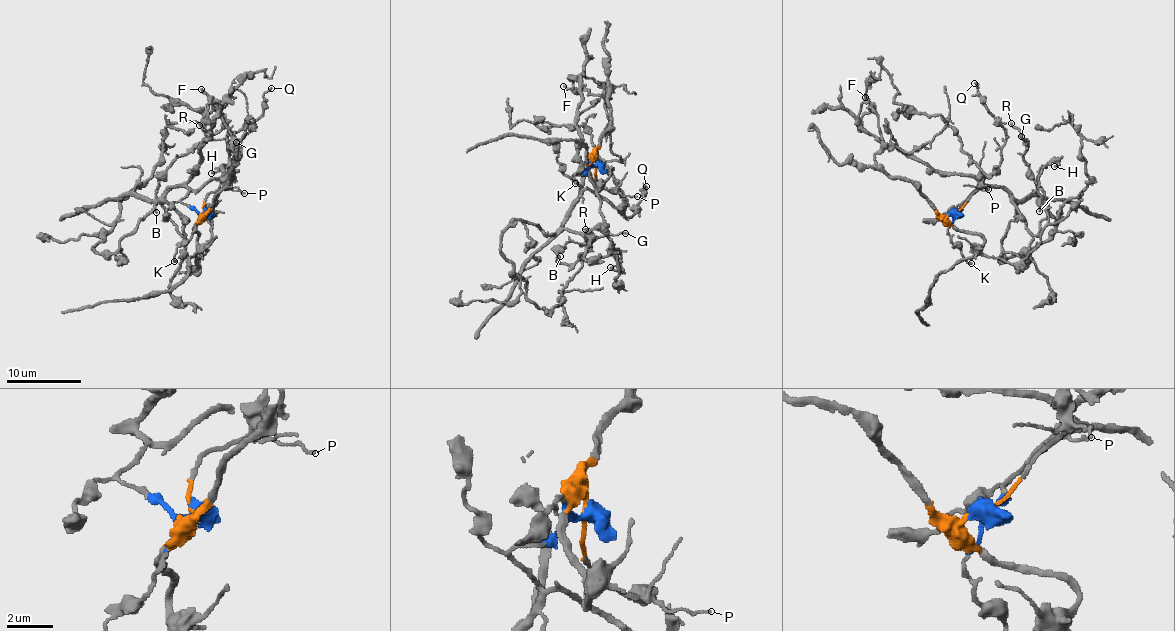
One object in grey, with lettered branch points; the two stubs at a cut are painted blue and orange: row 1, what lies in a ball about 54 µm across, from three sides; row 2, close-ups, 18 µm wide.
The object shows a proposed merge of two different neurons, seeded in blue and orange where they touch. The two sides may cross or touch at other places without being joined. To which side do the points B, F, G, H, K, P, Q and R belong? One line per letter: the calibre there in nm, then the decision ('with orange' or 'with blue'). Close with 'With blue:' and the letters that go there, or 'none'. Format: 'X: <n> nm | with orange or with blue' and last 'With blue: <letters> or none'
B: 90 nm | with blue
F: 180 nm | with orange
G: 100 nm | with blue
H: 130 nm | with orange
K: 120 nm | with blue
P: 120 nm | with orange
Q: 160 nm | with blue
R: 150 nm | with blue
With blue: B, G, K, Q, R

